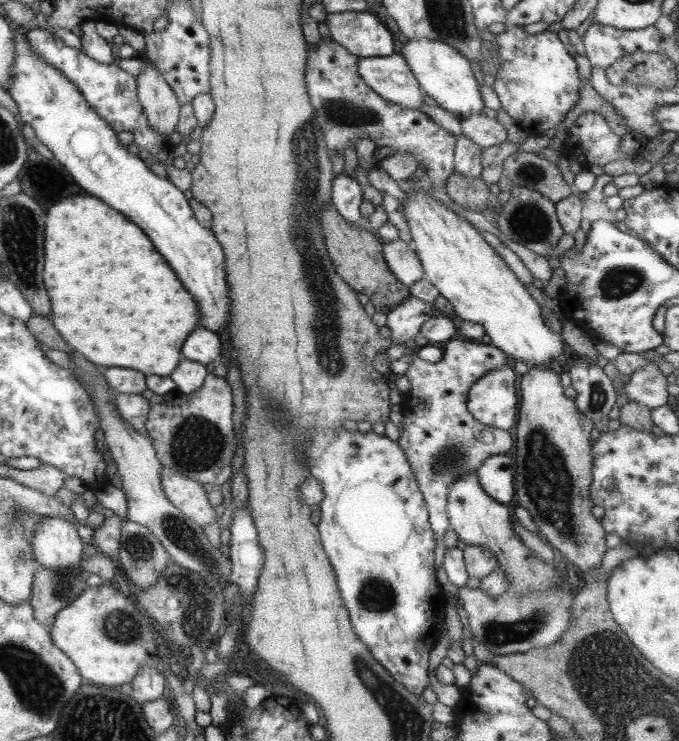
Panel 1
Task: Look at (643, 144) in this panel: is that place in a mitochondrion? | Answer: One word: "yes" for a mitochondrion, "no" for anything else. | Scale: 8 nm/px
no

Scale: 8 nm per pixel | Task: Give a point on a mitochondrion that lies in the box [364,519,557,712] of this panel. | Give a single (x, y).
(495, 633)

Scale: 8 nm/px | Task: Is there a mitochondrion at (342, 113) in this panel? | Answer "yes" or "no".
yes

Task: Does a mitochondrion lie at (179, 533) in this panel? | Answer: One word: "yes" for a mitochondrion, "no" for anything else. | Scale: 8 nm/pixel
yes

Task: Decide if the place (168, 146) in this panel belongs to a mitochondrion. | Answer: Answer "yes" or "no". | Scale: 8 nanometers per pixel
no

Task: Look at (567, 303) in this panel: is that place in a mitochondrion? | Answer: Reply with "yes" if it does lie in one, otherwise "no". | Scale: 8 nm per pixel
no

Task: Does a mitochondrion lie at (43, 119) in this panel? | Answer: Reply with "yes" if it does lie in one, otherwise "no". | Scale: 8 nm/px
no

